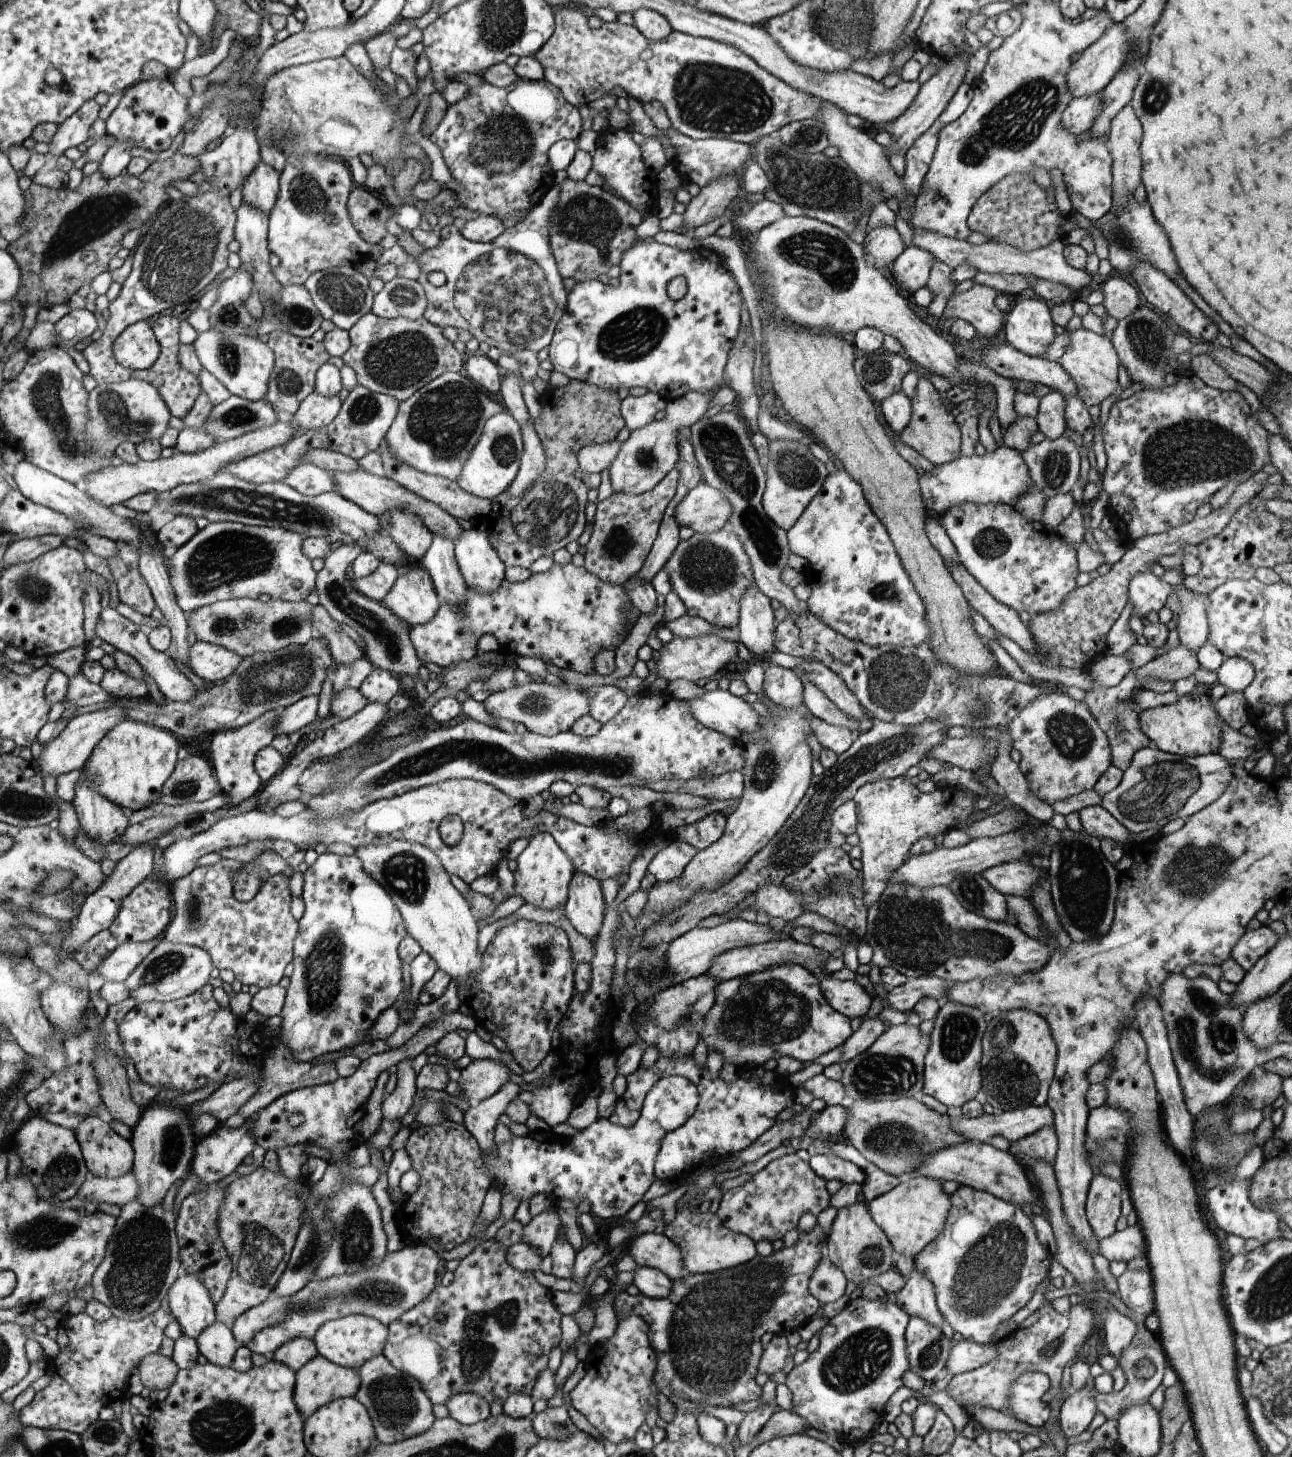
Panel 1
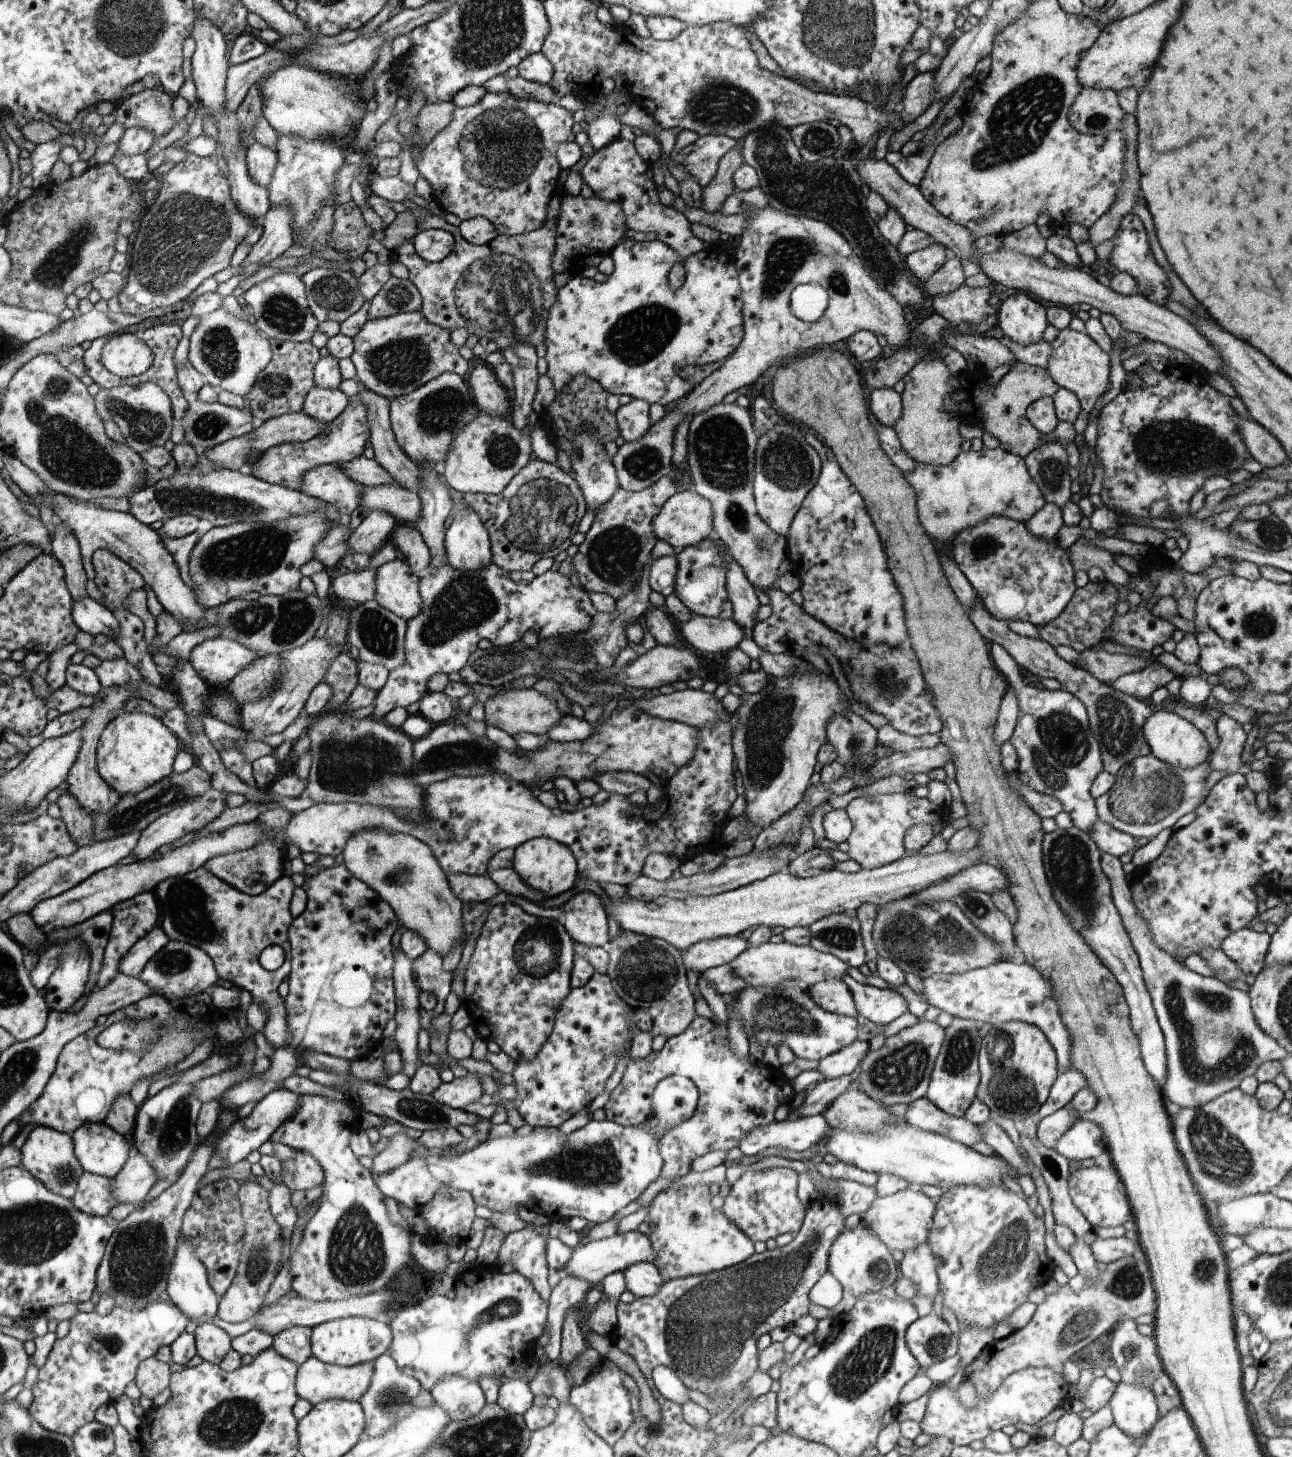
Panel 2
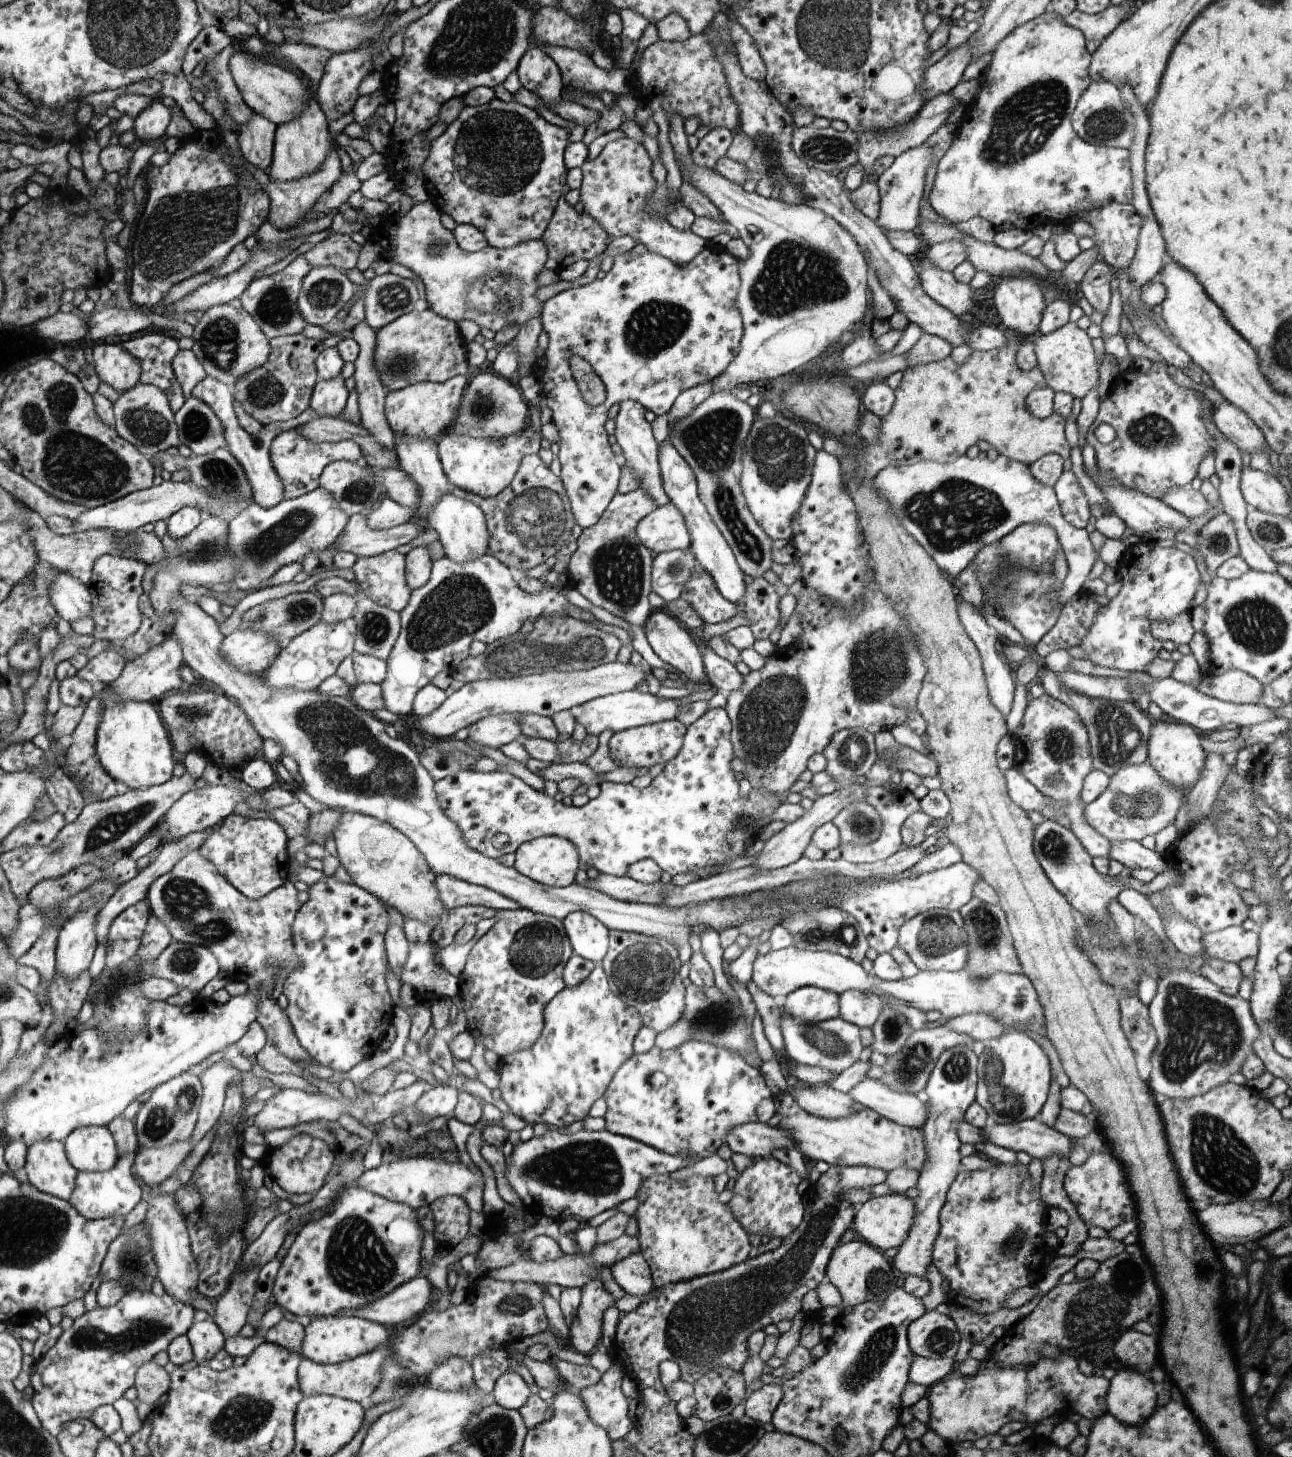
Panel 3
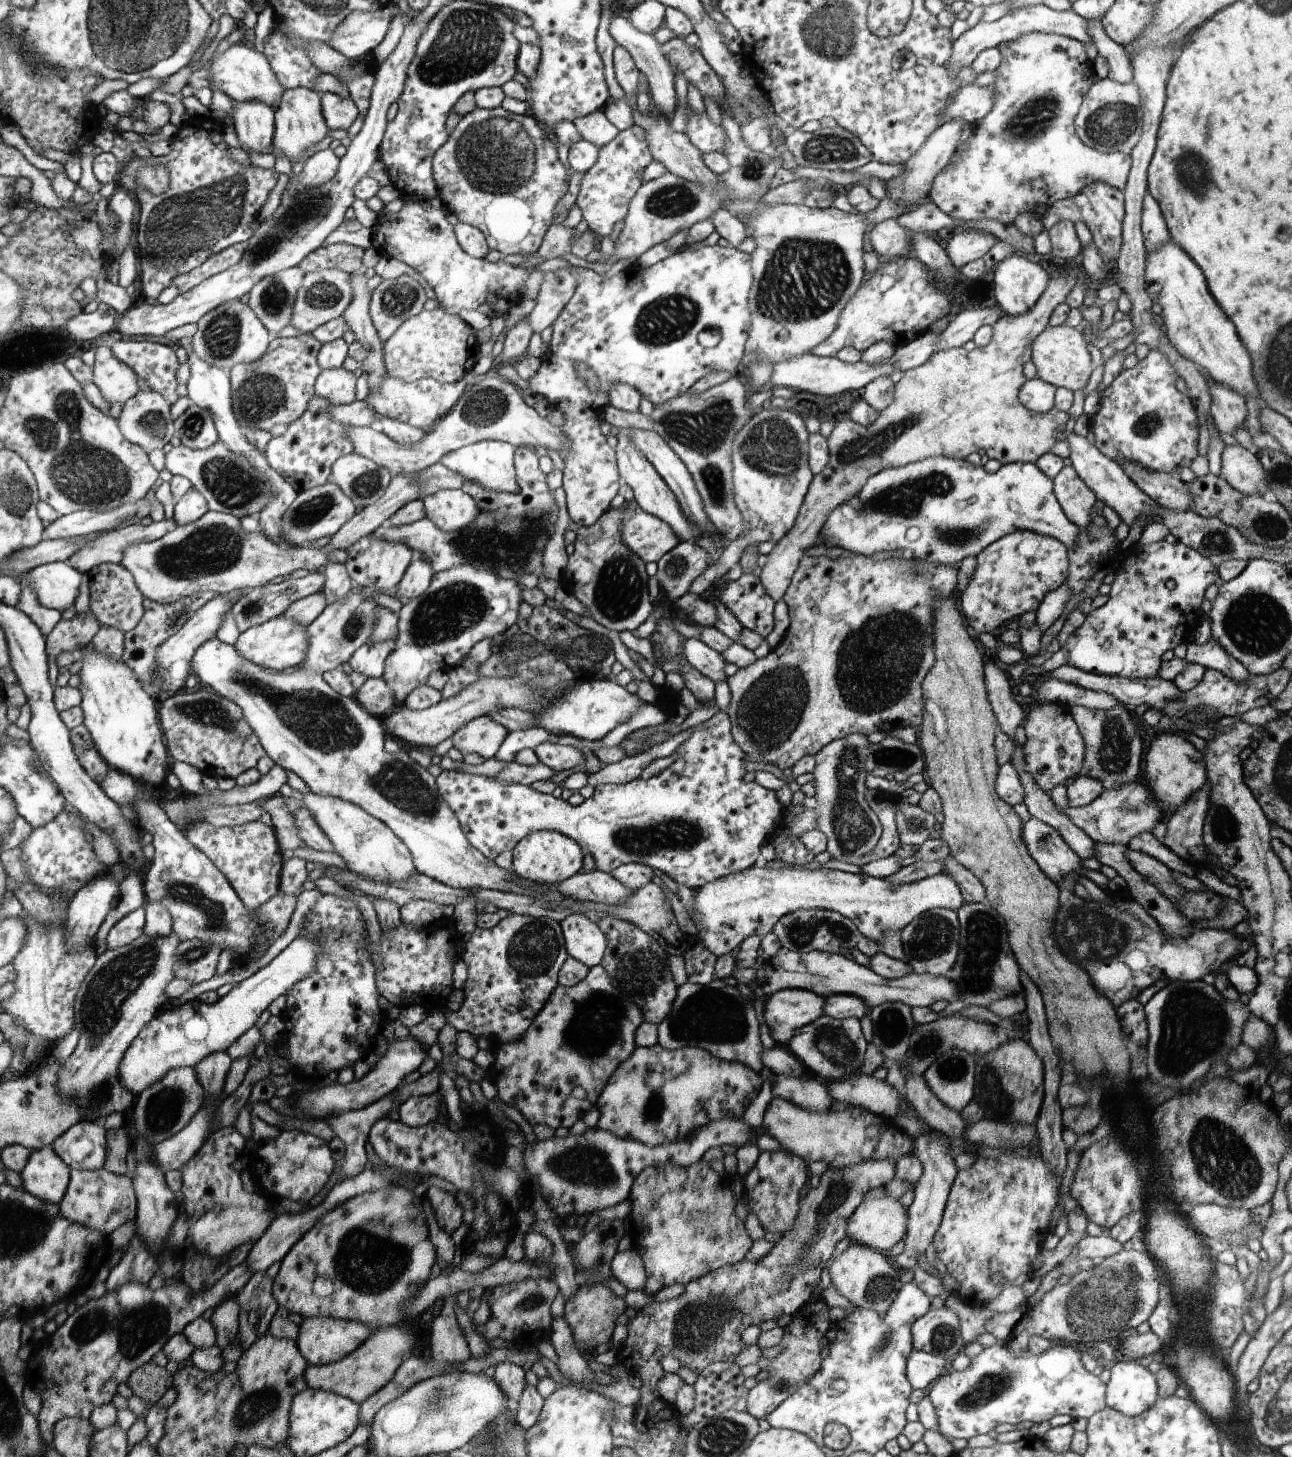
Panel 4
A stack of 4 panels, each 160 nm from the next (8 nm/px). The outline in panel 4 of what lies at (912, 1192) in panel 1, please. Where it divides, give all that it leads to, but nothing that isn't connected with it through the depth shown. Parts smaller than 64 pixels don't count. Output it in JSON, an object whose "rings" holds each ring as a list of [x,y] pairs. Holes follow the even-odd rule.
{"rings":[[[887,1195],[881,1199],[862,1201],[862,1204],[856,1207],[848,1219],[846,1234],[852,1243],[868,1246],[869,1249],[888,1255],[892,1246],[905,1238],[906,1227],[907,1210],[902,1207],[898,1200]]]}

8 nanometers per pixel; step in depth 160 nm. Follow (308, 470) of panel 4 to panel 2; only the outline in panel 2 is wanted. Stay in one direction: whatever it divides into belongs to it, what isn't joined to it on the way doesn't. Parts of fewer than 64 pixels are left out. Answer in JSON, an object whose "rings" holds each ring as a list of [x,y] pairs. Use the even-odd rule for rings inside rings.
{"rings":[[[360,396],[352,400],[351,405],[349,404],[348,402],[347,409],[339,414],[337,422],[329,423],[326,432],[318,437],[312,437],[305,443],[282,443],[265,450],[251,466],[251,472],[248,473],[269,483],[302,490],[302,478],[308,469],[315,468],[316,465],[328,463],[336,465],[354,461],[364,452],[367,439],[371,438],[371,430],[367,419],[367,406],[362,402]]]}

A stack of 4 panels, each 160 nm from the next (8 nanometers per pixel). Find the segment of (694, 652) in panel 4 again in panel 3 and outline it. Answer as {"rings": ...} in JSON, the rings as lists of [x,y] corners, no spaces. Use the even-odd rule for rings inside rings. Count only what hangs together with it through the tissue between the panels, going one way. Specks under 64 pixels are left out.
{"rings":[[[710,647],[701,655],[709,686],[715,686],[719,692],[729,694],[743,685],[745,676],[736,669],[735,664],[718,656]]]}

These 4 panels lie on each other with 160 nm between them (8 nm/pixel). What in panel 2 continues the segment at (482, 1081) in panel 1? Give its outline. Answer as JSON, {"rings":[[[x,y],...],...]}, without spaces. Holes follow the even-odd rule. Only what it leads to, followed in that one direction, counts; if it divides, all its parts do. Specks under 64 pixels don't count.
{"rings":[[[476,1073],[455,1078],[451,1083],[443,1083],[433,1092],[441,1103],[455,1109],[463,1109],[467,1104],[478,1101],[482,1096],[482,1086]]]}

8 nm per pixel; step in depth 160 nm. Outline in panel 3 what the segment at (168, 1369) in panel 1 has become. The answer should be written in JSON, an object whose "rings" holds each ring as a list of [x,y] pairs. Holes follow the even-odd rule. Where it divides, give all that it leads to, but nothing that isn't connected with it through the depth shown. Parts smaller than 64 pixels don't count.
{"rings":[[[148,1361],[139,1369],[136,1377],[134,1387],[137,1390],[137,1398],[144,1404],[158,1402],[158,1398],[168,1392],[170,1379],[168,1372],[159,1363]]]}

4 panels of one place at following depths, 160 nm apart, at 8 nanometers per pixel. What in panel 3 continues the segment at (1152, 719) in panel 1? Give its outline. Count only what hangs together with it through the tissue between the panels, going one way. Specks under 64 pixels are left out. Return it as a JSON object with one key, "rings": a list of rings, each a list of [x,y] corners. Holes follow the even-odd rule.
{"rings":[[[1158,720],[1151,726],[1147,742],[1148,760],[1152,768],[1171,785],[1188,791],[1200,778],[1207,753],[1200,745],[1201,735],[1194,727],[1183,722],[1164,722]]]}

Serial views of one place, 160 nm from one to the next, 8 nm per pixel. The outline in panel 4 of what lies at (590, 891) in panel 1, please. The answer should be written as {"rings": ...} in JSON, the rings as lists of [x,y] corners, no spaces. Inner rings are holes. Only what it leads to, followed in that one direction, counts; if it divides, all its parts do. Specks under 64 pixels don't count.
{"rings":[[[574,913],[561,923],[568,954],[587,967],[600,965],[607,950],[607,937],[587,915]]]}

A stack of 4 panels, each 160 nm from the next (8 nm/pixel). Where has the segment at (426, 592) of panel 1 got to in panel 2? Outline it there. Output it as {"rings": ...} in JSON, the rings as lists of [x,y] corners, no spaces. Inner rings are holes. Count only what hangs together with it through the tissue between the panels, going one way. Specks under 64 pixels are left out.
{"rings":[[[398,555],[377,568],[374,600],[407,622],[423,609],[423,595],[419,591],[421,583],[410,564]]]}

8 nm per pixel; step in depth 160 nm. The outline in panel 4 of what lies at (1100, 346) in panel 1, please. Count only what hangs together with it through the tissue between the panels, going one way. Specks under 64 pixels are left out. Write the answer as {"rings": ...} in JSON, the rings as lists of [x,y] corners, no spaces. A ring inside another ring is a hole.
{"rings":[[[1067,324],[1050,327],[1039,334],[1032,345],[1031,360],[1037,368],[1037,375],[1052,386],[1064,387],[1076,392],[1083,390],[1090,380],[1090,374],[1095,369],[1088,346],[1082,333]]]}

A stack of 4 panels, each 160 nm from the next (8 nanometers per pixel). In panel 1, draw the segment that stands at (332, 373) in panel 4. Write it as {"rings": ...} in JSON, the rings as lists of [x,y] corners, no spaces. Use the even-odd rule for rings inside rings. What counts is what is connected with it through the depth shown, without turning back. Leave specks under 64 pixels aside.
{"rings":[[[312,392],[299,406],[298,412],[293,414],[290,422],[300,433],[328,426],[339,416],[342,404],[338,395],[325,397]]]}

